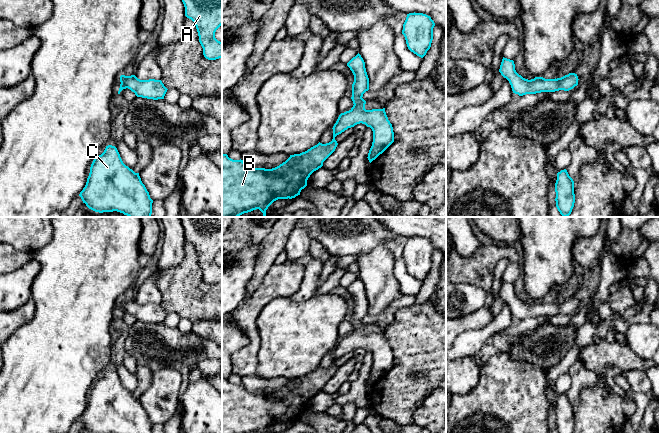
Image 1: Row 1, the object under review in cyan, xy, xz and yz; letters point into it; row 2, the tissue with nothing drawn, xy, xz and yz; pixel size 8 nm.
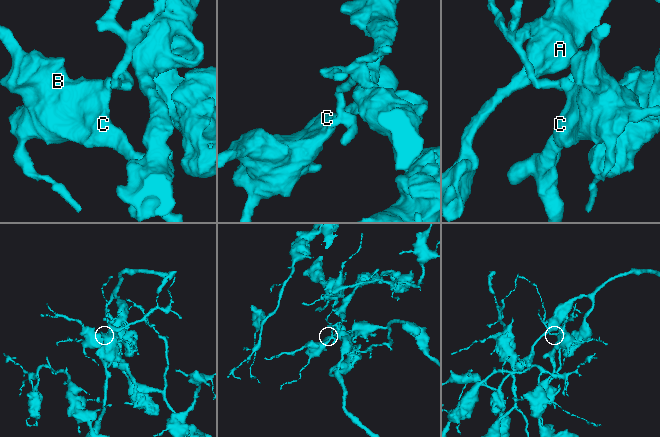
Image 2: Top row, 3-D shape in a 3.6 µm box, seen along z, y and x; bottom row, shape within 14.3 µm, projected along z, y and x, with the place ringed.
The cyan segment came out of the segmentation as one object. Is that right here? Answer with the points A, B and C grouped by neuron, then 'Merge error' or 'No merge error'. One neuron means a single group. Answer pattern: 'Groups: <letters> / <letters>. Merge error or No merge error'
Groups: A / B C. Merge error

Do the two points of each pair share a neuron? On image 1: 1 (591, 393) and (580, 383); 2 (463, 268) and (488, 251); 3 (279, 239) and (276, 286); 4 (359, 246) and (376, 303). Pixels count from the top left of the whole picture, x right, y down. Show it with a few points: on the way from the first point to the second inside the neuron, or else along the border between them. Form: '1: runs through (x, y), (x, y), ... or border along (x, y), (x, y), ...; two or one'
1: border along (597, 375), (574, 407); two
2: runs through (469, 268), (482, 257); one
3: border along (274, 264), (263, 278), (261, 284); two
4: border along (383, 244), (355, 255); two

